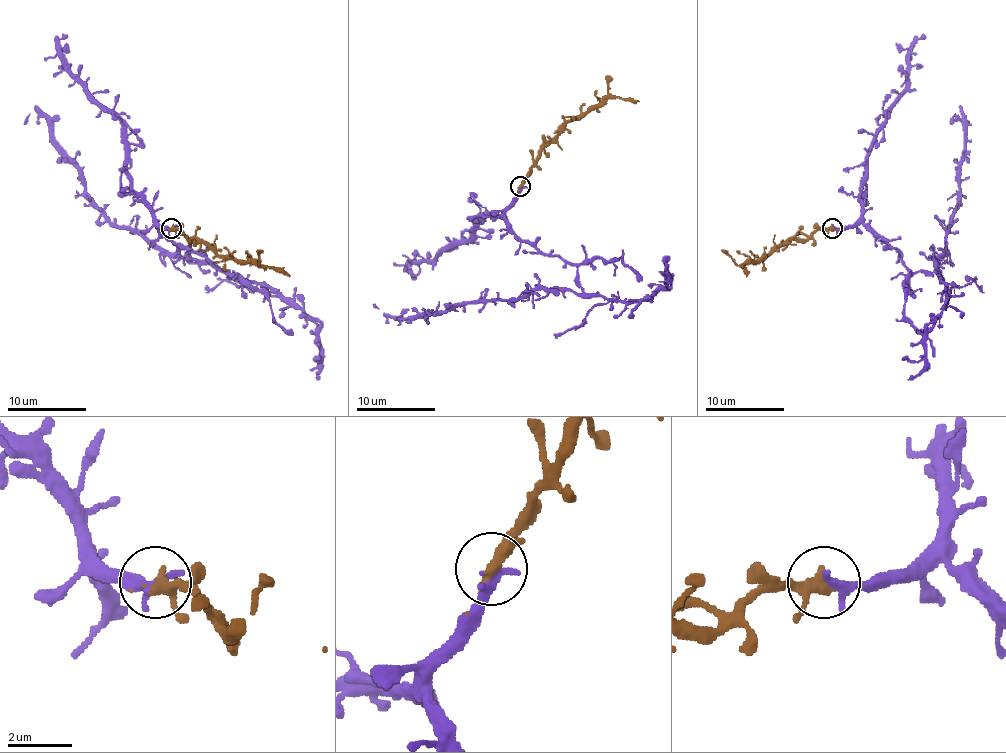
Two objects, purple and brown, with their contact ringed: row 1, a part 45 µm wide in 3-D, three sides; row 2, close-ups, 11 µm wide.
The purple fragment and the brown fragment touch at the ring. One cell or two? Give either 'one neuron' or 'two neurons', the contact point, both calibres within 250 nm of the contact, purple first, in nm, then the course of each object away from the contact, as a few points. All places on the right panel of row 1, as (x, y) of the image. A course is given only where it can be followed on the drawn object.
one neuron | (832, 228) | 360/280 nm | purple via (834, 228), (869, 226), (911, 272), (939, 276), (964, 115), (950, 123) | brown via (832, 228), (818, 228), (806, 238), (786, 238), (768, 256), (751, 260), (745, 266), (747, 276)

